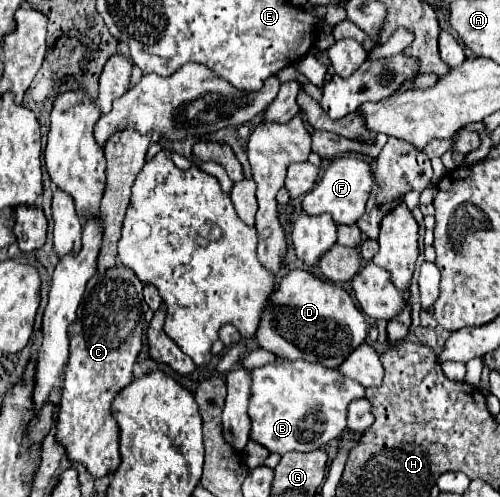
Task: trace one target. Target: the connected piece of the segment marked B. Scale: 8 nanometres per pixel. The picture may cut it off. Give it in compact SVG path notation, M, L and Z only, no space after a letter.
M277 356L275 362L251 370L251 396L247 408L251 418L249 440L279 456L287 452L311 452L325 448L347 430L349 402L363 396L365 388L355 380L341 376L335 368L329 370L323 364L285 360Z

